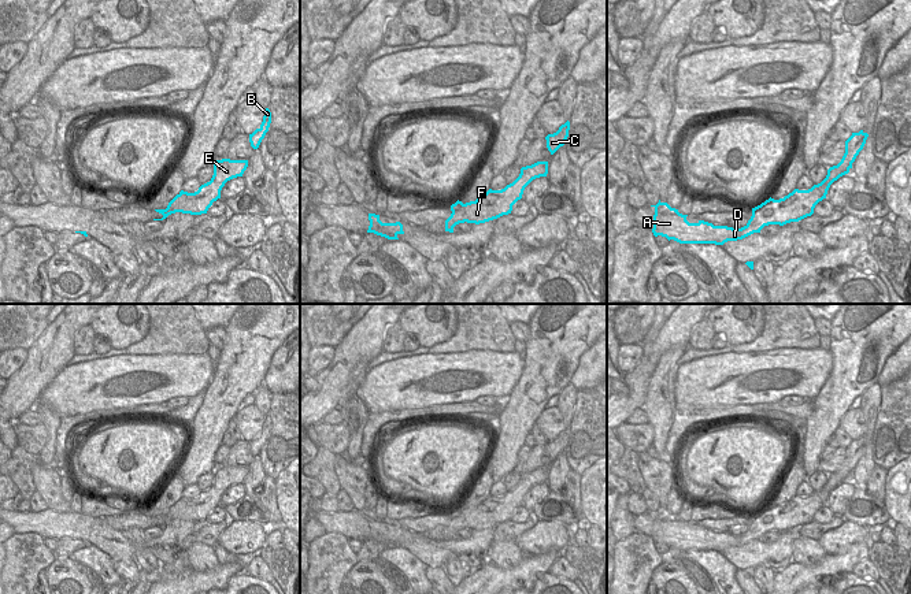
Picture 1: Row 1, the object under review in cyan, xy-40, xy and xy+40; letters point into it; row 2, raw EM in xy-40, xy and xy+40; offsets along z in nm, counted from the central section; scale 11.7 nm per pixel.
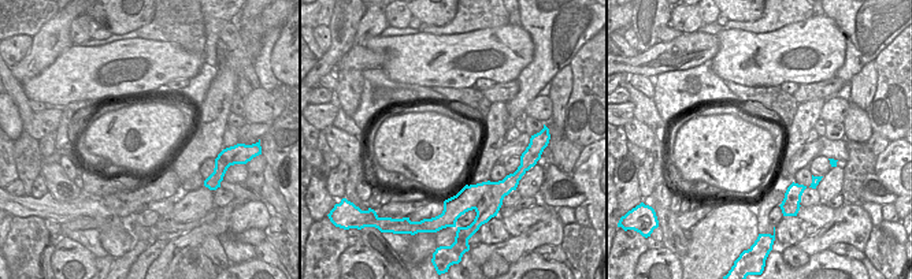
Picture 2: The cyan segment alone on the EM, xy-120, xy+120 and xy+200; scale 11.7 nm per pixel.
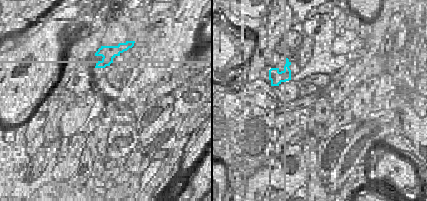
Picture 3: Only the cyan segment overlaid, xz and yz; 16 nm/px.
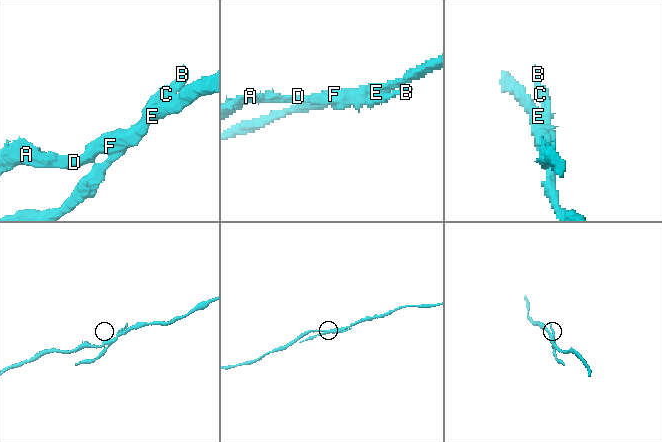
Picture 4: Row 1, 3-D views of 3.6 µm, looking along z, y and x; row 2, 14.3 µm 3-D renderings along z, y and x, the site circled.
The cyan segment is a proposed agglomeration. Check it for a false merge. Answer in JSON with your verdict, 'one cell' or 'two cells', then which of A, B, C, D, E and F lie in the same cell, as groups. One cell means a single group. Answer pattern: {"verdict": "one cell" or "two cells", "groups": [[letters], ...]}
{"verdict": "two cells", "groups": [["A", "D", "E", "F"], ["B", "C"]]}

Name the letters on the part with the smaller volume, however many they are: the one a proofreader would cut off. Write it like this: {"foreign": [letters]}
{"foreign": ["B", "C"]}

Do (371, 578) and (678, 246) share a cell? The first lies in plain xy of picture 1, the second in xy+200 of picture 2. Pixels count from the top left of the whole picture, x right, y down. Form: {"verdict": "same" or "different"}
{"verdict": "different"}

